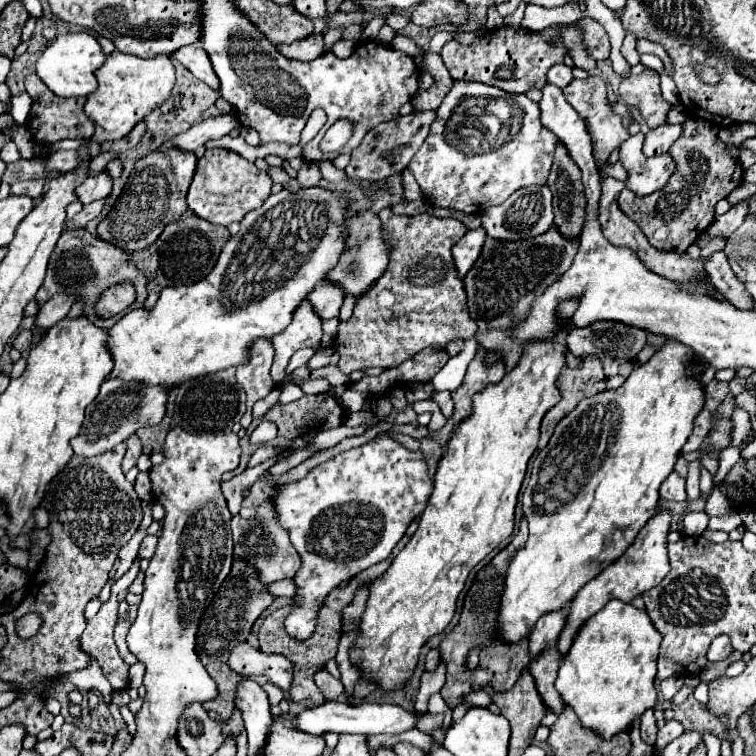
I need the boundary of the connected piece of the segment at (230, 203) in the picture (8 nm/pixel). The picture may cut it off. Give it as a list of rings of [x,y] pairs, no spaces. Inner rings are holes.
[[[207,149],[197,163],[195,177],[189,187],[187,205],[201,219],[215,225],[229,225],[231,221],[241,221],[251,209],[263,205],[271,193],[271,179],[265,171],[257,169],[251,161],[243,159],[239,153],[227,149]]]

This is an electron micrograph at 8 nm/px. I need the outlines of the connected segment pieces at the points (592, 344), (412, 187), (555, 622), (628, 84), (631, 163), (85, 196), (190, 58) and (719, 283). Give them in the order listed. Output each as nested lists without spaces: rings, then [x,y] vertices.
[[[597,321],[587,329],[569,329],[567,333],[569,351],[579,357],[583,355],[599,357],[599,361],[603,361],[603,371],[607,373],[607,377],[615,377],[621,363],[633,361],[637,353],[643,349],[645,341],[647,341],[647,333],[643,333],[643,329],[635,329],[631,325],[619,325],[615,321]]]
[[[405,168],[401,172],[401,174],[402,174],[403,188],[405,190],[405,199],[408,201],[414,201],[421,198],[422,197],[421,190],[411,171],[409,171],[408,168]]]
[[[559,609],[557,613],[545,613],[545,617],[541,617],[535,623],[535,629],[531,631],[531,637],[529,637],[531,657],[539,655],[547,645],[557,641],[565,623],[567,623],[567,609]]]
[[[645,71],[641,75],[625,79],[621,81],[619,91],[627,105],[639,109],[641,117],[647,121],[651,129],[665,123],[665,115],[667,115],[667,109],[671,109],[671,105],[661,97],[657,73]]]
[[[642,132],[631,135],[621,145],[619,159],[629,173],[625,185],[637,193],[637,195],[649,195],[653,191],[659,191],[675,173],[675,159],[669,157],[669,153],[645,157],[642,152],[645,135]]]
[[[103,169],[101,173],[87,177],[87,179],[75,189],[75,193],[77,193],[79,199],[87,205],[87,203],[91,203],[91,201],[97,201],[97,199],[101,199],[101,197],[107,197],[107,195],[111,193],[111,189],[113,189],[113,177]]]
[[[187,45],[183,49],[177,49],[169,57],[173,61],[179,61],[181,65],[185,65],[199,81],[211,85],[213,89],[219,89],[219,79],[215,77],[215,71],[211,69],[211,61],[209,61],[205,49],[195,47],[195,45]]]
[[[715,251],[703,263],[705,263],[705,271],[709,273],[711,283],[719,289],[719,293],[723,293],[723,297],[729,303],[733,303],[735,307],[741,307],[741,309],[753,309],[751,295],[745,291],[743,283],[731,271],[731,267],[729,267],[727,257],[725,257],[723,251]]]

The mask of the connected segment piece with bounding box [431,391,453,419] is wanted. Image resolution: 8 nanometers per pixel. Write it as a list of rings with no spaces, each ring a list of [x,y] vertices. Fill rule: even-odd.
[[[435,391],[435,395],[433,395],[431,399],[439,403],[443,415],[449,419],[451,413],[453,413],[453,399],[451,399],[451,391]]]

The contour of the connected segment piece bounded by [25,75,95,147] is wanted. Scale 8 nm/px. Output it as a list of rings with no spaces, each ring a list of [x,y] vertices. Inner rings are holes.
[[[29,75],[25,78],[25,86],[28,86],[28,92],[33,100],[31,105],[31,117],[29,117],[29,129],[37,137],[41,145],[51,145],[59,139],[89,139],[93,135],[95,123],[83,113],[85,97],[59,97],[51,93],[47,86],[40,80],[37,75]]]

